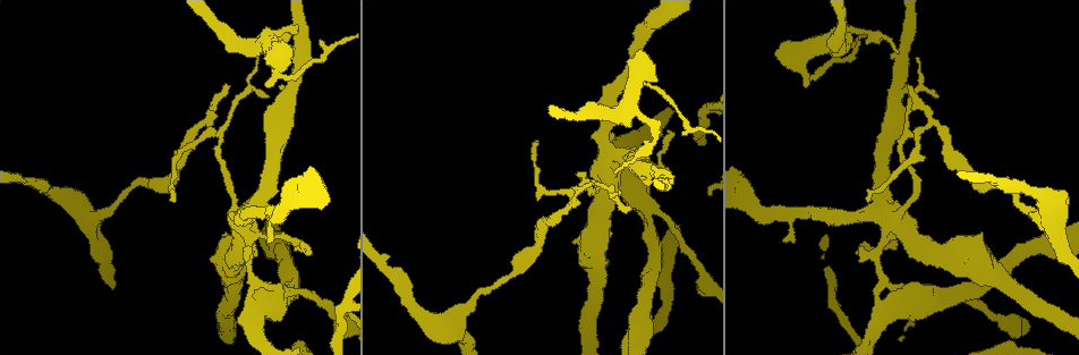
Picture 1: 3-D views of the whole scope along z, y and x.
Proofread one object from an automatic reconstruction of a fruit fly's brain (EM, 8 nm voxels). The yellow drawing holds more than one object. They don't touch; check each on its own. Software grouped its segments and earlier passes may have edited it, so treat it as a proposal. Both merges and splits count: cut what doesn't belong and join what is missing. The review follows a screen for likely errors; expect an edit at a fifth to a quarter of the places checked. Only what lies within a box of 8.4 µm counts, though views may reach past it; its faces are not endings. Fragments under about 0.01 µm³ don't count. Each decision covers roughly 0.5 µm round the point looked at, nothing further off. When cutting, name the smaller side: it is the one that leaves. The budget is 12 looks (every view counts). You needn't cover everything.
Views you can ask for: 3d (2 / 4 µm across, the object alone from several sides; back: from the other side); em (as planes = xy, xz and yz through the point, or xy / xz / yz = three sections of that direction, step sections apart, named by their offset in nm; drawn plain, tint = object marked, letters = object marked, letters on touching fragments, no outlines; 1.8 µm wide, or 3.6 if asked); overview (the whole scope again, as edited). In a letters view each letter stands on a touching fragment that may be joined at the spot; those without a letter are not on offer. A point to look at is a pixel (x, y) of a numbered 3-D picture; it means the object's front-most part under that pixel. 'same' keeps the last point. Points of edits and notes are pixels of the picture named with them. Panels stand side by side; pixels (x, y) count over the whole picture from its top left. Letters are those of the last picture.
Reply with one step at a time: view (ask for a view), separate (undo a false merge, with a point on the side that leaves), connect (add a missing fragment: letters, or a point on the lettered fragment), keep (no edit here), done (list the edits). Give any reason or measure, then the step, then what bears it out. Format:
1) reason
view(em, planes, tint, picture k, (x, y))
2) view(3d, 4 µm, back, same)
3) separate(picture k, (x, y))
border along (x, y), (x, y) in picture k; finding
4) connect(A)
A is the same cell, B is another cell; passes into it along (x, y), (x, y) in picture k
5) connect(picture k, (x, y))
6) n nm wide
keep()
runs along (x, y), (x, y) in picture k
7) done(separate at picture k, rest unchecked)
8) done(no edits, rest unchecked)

calibre changes
view(3d, 4 µm, picture 1, (937, 289))

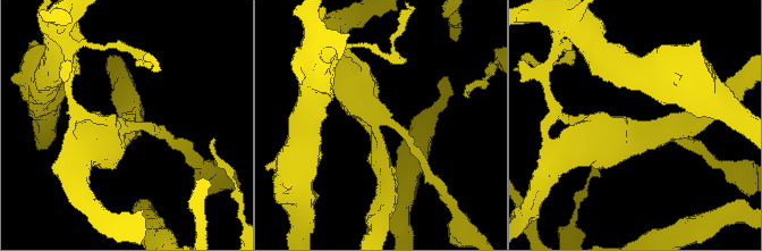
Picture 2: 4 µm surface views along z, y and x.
arms of 160, 700 nm; now the EM
view(em, 3.6 µm, planes, letters, picture 2, (632, 128))

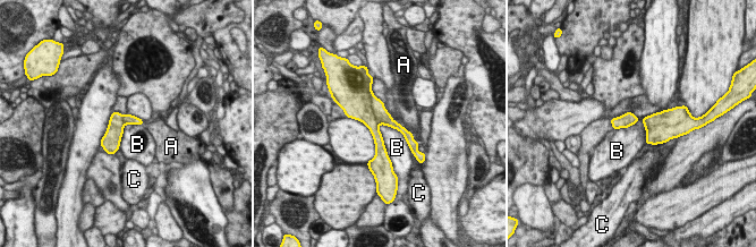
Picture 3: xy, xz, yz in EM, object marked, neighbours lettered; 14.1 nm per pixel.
B touches over 750 nm
keep()
A, B and C are other cells; border along (663, 109), (627, 127), (613, 128) in picture 3; continuous, no second neuron

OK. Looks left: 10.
tapers out
view(em, planes, letters, picture 1, (306, 255))

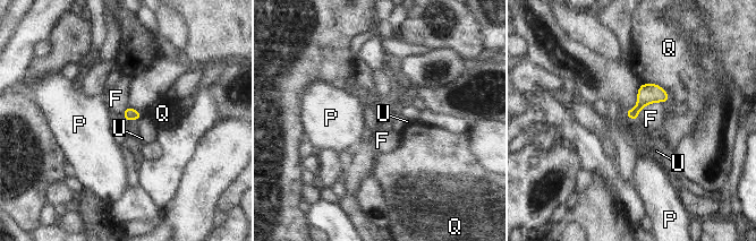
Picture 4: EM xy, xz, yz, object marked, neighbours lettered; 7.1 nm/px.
keep()
F, P, Q and U are other cells; border along (661, 102), (646, 104), (636, 121) in picture 4; no lettered fragment goes on from it

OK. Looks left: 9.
two arms at a narrow angle
view(3d, 2 µm, picture 1, (915, 130))

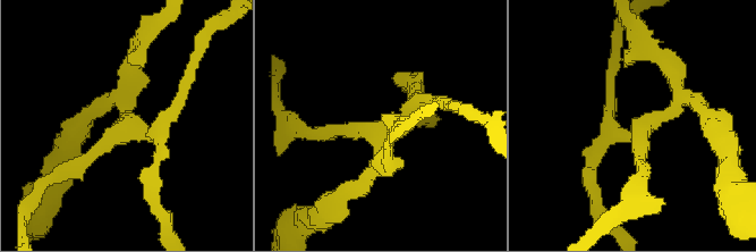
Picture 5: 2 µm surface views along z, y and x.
need the tissue
view(em, xz, step 16, tint, picture 5, (645, 131))

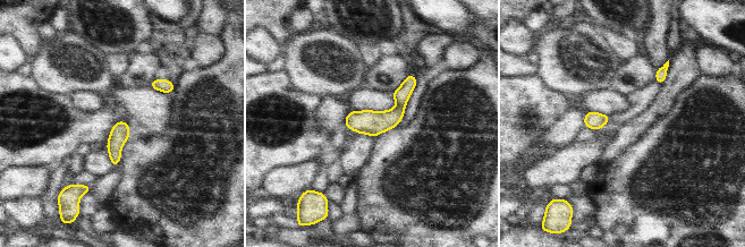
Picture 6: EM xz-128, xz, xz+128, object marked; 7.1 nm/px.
cut it another way
view(em, planes, letters, same)

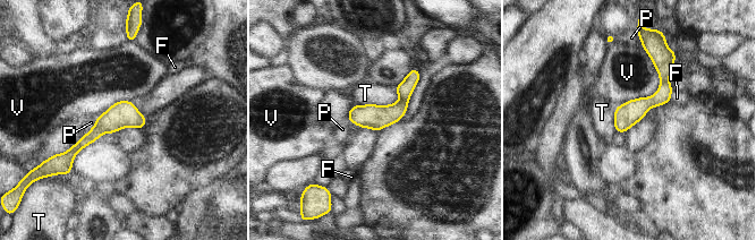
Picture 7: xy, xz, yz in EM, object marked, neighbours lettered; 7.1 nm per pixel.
separate(picture 7, (662, 57))
F, P, T and V are other cells; border along (668, 82), (661, 84) in picture 7; a second neuron is stuck on

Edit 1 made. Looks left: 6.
abrupt turn
view(em, planes, tint, picture 1, (856, 29))

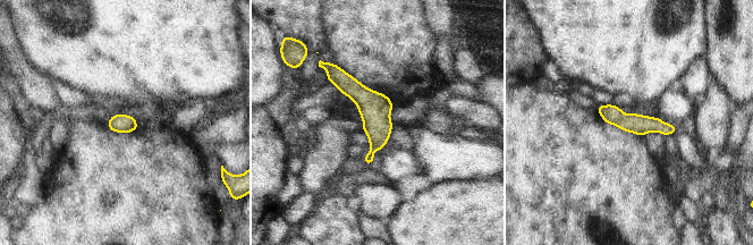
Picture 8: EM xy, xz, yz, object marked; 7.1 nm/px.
view(em, planes, letters, same)

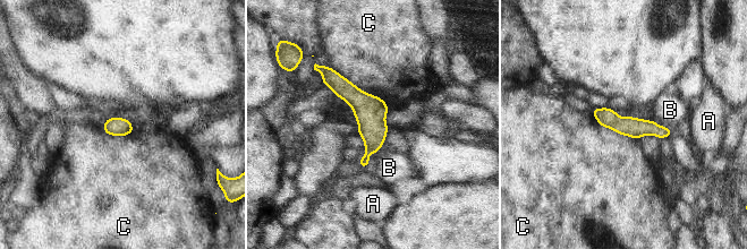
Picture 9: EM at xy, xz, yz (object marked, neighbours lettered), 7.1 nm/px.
C touches over 360 nm
keep()
A, B and C are other cells; border along (331, 67), (361, 89), (373, 95) in picture 9; one neuron here

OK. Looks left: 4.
done(separate at picture 7, rest unchecked)

